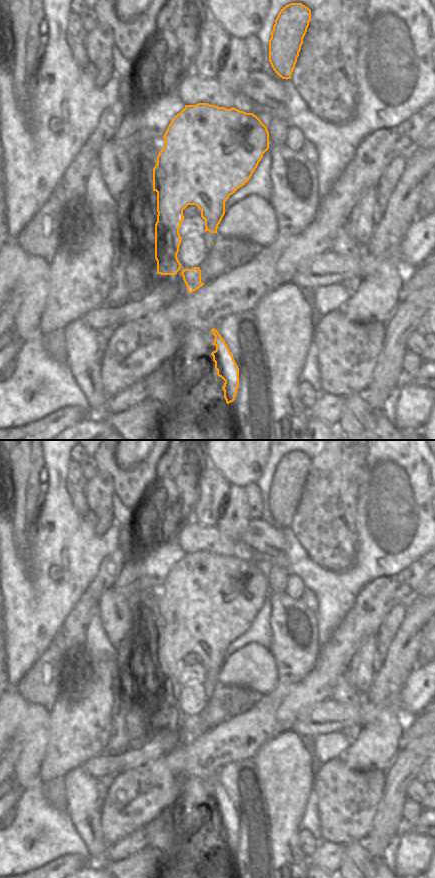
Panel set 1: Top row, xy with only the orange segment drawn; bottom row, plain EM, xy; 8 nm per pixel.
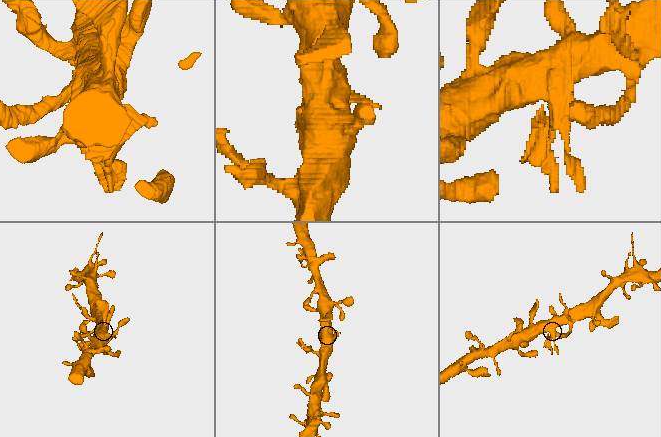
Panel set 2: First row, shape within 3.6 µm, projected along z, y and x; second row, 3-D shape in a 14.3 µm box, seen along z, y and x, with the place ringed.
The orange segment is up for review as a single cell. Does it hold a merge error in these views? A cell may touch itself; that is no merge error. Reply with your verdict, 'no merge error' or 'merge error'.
merge error

